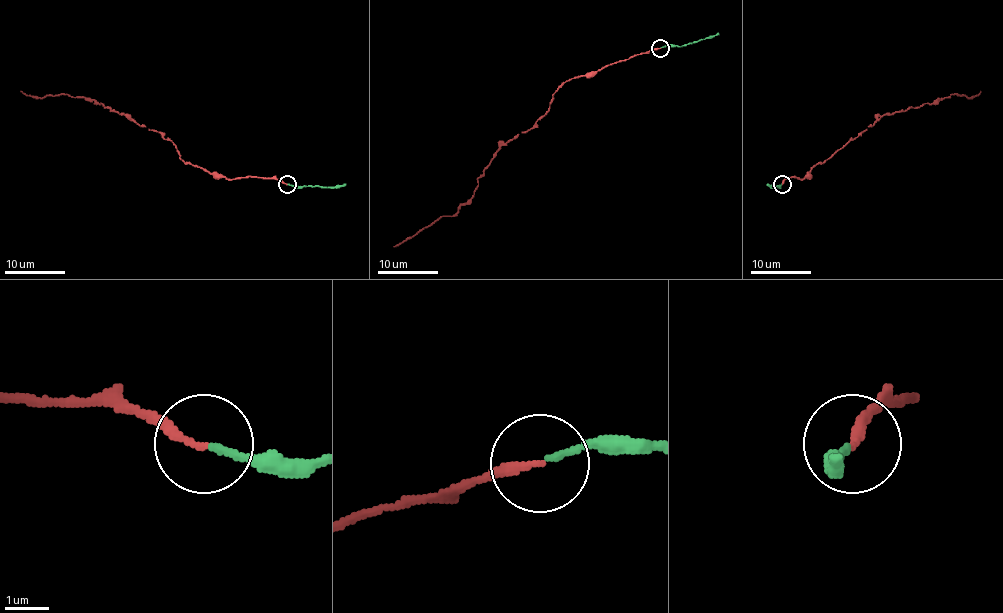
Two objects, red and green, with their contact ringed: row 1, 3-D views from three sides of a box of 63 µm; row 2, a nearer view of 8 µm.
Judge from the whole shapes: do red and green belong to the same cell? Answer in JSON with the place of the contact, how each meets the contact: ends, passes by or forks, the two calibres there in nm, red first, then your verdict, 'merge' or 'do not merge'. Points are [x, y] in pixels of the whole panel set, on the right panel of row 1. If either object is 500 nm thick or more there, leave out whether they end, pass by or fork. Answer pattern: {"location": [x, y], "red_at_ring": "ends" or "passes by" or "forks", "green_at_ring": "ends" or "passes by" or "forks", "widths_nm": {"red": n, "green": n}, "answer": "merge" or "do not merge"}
{"location": [782, 184], "red_at_ring": "ends", "green_at_ring": "ends", "widths_nm": {"red": 200, "green": 140}, "answer": "merge"}

